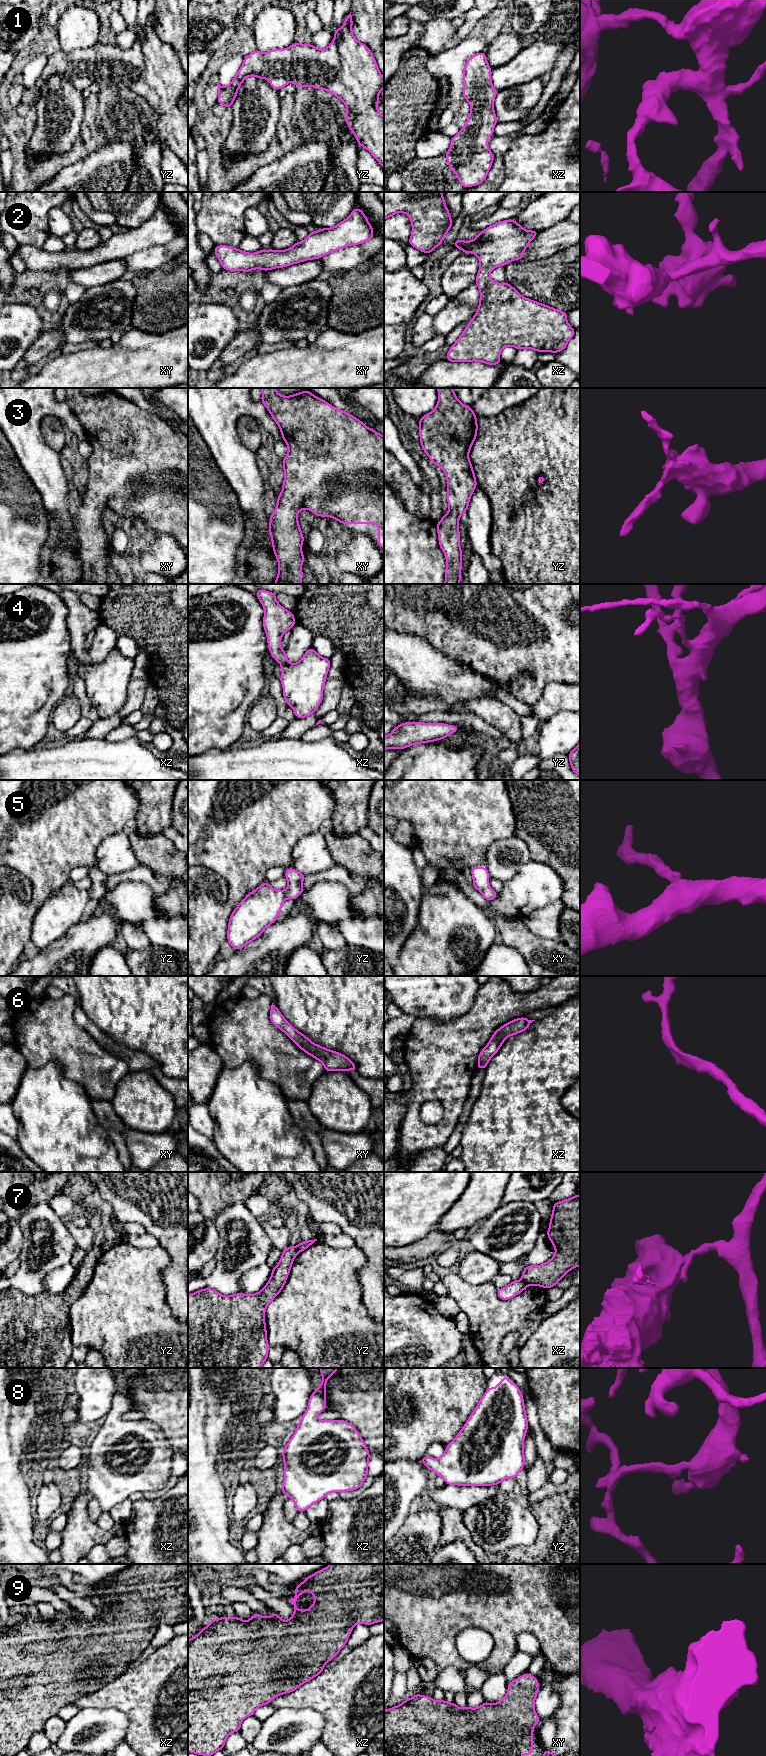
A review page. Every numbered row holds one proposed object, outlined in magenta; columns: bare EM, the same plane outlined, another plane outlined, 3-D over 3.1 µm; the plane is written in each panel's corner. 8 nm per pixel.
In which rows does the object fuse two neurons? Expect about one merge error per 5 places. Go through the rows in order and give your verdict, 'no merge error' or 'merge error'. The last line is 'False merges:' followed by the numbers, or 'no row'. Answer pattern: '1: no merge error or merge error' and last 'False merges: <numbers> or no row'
1: no merge error
2: no merge error
3: no merge error
4: no merge error
5: no merge error
6: no merge error
7: merge error
8: no merge error
9: no merge error
False merges: 7

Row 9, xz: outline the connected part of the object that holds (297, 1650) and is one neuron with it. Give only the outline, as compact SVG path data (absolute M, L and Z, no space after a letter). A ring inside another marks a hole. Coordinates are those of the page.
M330 1564L309 1575L302 1583L295 1588L296 1595L289 1599L294 1604L294 1612L288 1621L284 1621L275 1612L269 1617L263 1617L253 1613L248 1621L236 1617L213 1619L201 1632L188 1640L188 1752L203 1756L212 1756L216 1751L222 1750L227 1737L233 1732L240 1732L241 1722L248 1716L253 1716L255 1710L270 1702L279 1695L294 1692L302 1684L318 1676L325 1667L325 1664L339 1653L346 1645L349 1636L358 1623L370 1626L371 1624L384 1621L384 1564ZM303 1592L314 1594L313 1605L306 1610L299 1610L296 1602Z

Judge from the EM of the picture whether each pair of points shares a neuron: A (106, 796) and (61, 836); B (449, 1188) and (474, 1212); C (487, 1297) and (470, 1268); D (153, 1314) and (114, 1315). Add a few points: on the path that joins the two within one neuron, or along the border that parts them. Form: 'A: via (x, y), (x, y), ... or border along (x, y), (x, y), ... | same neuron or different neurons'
A: via (95, 802), (72, 825) | same neuron
B: border along (469, 1182), (465, 1191), (443, 1215) | different neurons
C: border along (457, 1274), (470, 1284), (493, 1282) | different neurons
D: via (143, 1315), (124, 1315) | same neuron

